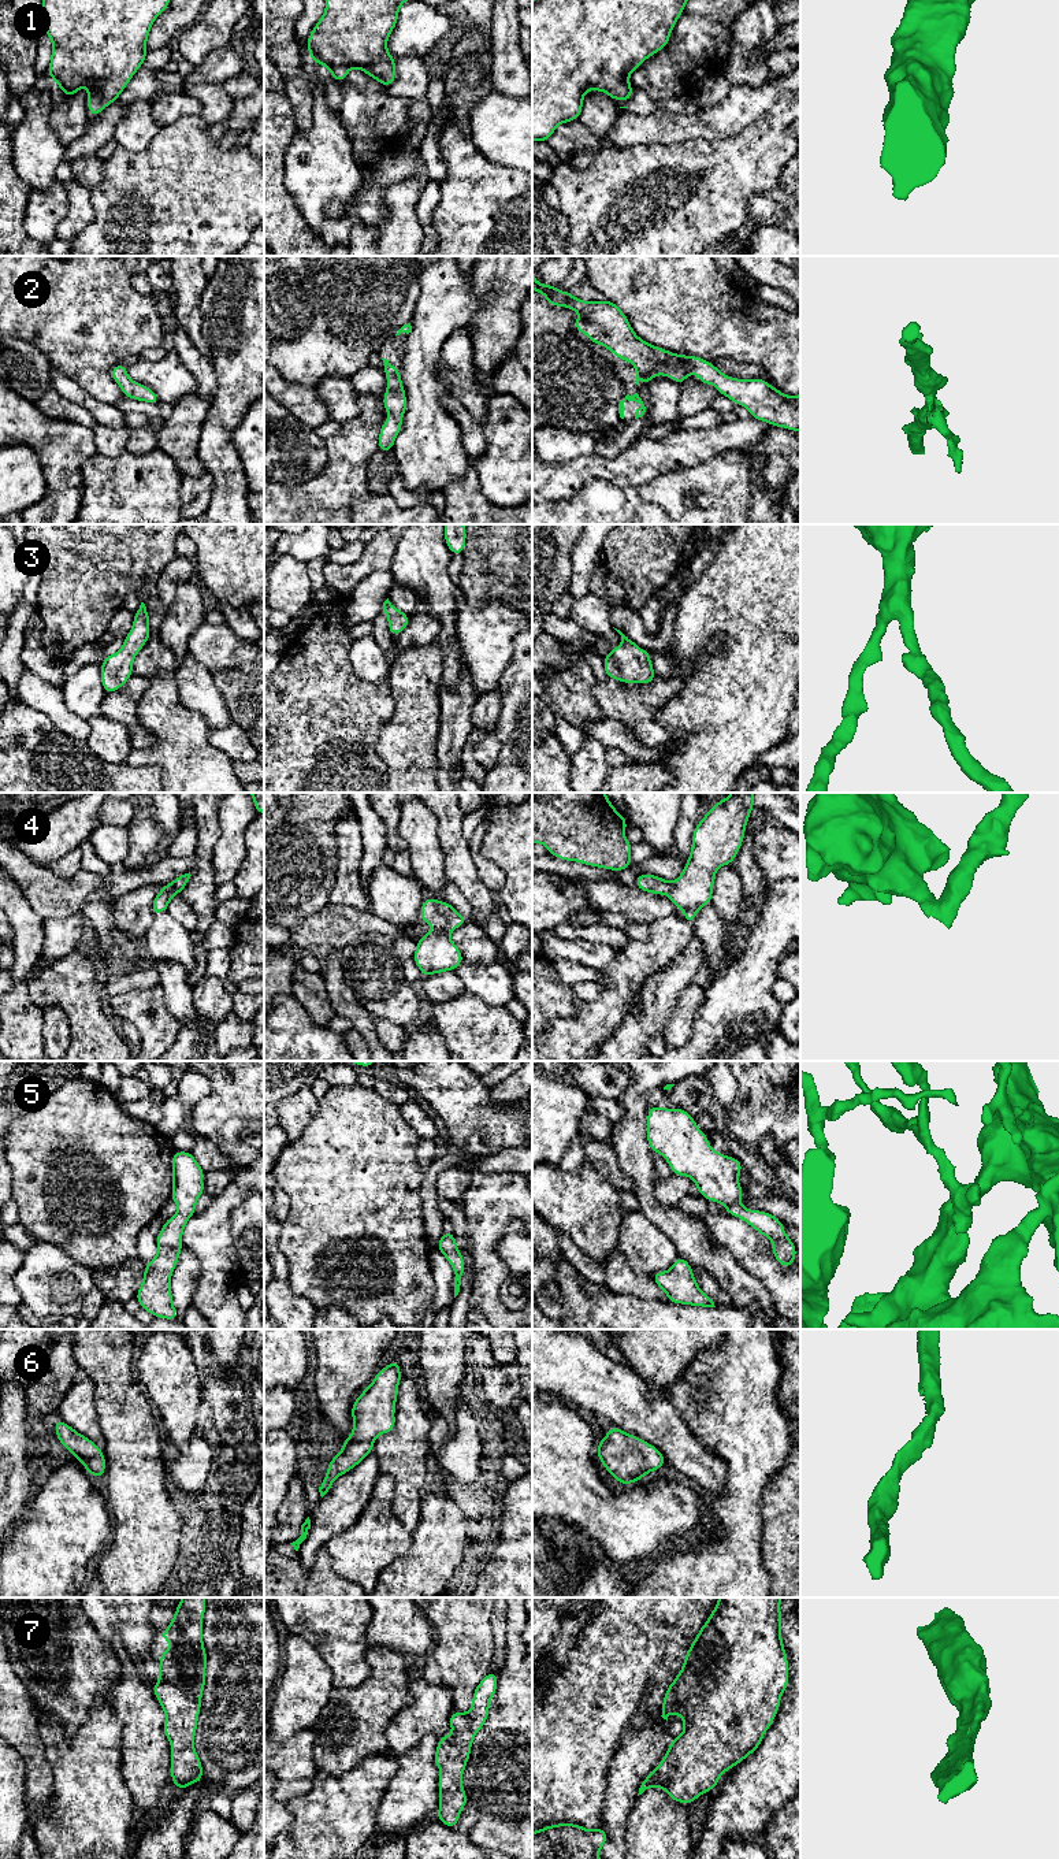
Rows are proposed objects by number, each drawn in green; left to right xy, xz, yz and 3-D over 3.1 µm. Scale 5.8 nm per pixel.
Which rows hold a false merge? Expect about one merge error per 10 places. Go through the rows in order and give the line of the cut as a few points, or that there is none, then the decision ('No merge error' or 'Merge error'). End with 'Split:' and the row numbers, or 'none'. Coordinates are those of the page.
1: No split. No merge error
2: No split. No merge error
3: No split. No merge error
4: Split along xz (435, 927), (448, 935). Merge error
5: No split. No merge error
6: No split. No merge error
7: No split. No merge error
Split: 4

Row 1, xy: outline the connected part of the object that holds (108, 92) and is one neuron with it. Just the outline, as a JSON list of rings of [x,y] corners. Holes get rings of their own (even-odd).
[[[42,0],[42,14],[41,21],[44,23],[45,36],[48,36],[53,45],[52,45],[52,55],[51,63],[48,67],[48,77],[53,78],[56,85],[64,93],[64,97],[71,97],[83,86],[89,88],[88,92],[88,108],[90,116],[97,116],[105,107],[119,99],[122,90],[127,86],[133,75],[137,70],[144,64],[146,59],[146,40],[149,36],[149,30],[156,21],[156,18],[170,5],[170,0]]]

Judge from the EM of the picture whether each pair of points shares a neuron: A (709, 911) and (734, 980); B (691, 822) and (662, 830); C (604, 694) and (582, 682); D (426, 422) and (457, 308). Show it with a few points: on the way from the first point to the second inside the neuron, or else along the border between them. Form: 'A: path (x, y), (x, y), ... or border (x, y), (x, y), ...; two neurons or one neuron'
A: border (739, 952), (729, 965), (716, 973); two neurons
B: border (680, 806), (672, 842); two neurons
C: border (597, 681), (594, 701), (602, 718); two neurons
D: path (426, 393), (428, 337); one neuron

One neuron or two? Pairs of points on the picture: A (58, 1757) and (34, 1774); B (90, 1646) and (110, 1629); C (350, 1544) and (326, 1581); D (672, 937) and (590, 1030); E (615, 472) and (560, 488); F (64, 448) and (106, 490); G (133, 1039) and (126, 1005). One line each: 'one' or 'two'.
A: two
B: two
C: two
D: one
E: one
F: two
G: two

